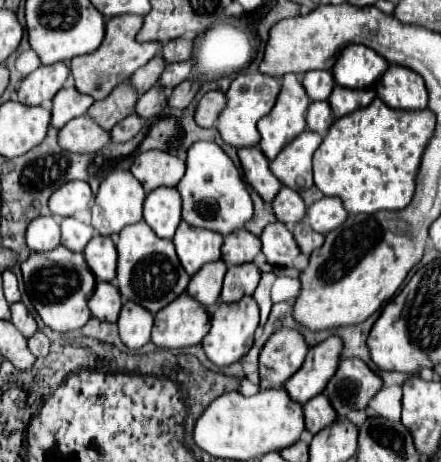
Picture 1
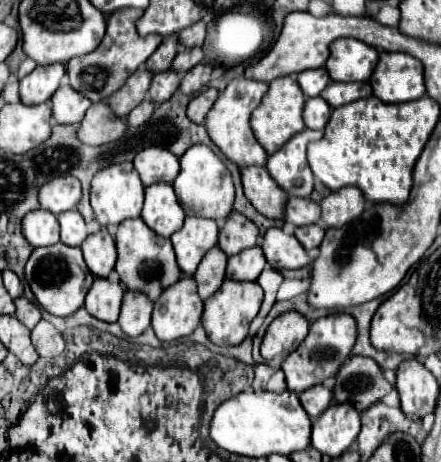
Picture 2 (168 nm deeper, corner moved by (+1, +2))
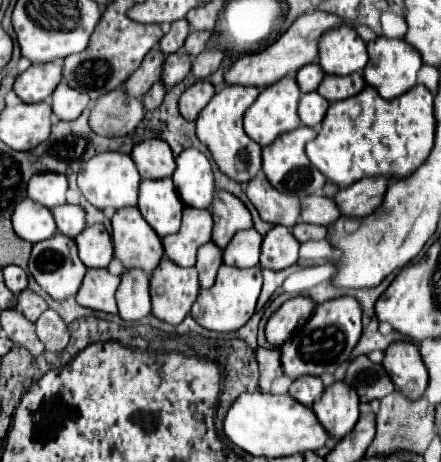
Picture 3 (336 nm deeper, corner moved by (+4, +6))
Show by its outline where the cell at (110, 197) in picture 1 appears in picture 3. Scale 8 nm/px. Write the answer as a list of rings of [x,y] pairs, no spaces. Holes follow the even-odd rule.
[[[105,152],[97,154],[91,160],[87,160],[81,166],[81,172],[77,176],[77,184],[83,192],[83,196],[99,210],[111,206],[111,208],[125,208],[125,206],[137,206],[137,192],[139,192],[139,172],[133,164],[131,156],[121,152]]]

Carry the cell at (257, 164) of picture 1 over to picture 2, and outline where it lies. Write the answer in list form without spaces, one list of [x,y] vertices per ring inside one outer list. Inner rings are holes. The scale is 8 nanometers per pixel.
[[[244,166],[240,168],[240,174],[244,194],[252,202],[252,206],[268,218],[282,218],[288,194],[278,188],[268,170],[264,166]]]

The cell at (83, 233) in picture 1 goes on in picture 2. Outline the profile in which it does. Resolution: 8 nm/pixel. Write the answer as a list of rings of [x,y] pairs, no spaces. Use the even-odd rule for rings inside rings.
[[[68,210],[68,212],[60,214],[58,222],[60,222],[60,242],[62,244],[80,246],[86,240],[86,236],[88,236],[86,222],[78,210]]]

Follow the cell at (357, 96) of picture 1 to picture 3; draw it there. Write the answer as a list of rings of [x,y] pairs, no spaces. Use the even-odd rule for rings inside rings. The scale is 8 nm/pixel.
[[[355,72],[355,74],[349,74],[349,76],[325,74],[317,92],[323,98],[327,98],[329,102],[339,102],[339,100],[345,100],[349,96],[359,94],[363,88],[365,88],[365,80],[363,80],[361,72]]]

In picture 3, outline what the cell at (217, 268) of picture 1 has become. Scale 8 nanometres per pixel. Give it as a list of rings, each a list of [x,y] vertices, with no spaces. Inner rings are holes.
[[[213,242],[203,244],[203,246],[199,248],[195,268],[199,270],[201,288],[213,286],[215,276],[217,276],[217,268],[223,264],[223,258],[221,258],[221,256],[223,256],[223,250],[217,248],[217,244],[213,244]]]

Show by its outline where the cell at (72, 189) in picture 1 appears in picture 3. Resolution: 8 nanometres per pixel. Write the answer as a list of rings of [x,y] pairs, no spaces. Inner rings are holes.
[[[43,172],[31,176],[27,184],[27,196],[47,208],[65,204],[65,192],[67,192],[67,178],[57,172]]]

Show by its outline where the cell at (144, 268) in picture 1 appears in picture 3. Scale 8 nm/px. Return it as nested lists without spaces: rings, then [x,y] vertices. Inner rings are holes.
[[[121,208],[111,218],[115,256],[125,268],[141,268],[151,274],[163,254],[161,238],[145,222],[139,208]]]

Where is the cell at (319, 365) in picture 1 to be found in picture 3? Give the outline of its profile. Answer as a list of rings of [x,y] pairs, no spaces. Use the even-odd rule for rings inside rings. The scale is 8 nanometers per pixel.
[[[341,296],[329,302],[317,304],[307,324],[297,332],[293,332],[293,336],[281,346],[283,372],[293,380],[305,374],[311,374],[311,376],[321,376],[325,372],[333,374],[341,362],[349,360],[351,350],[355,348],[361,336],[361,328],[363,328],[361,304],[357,304],[353,296]]]

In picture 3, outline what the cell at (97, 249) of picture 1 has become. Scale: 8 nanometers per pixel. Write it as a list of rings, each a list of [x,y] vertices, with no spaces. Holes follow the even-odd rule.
[[[103,224],[87,226],[77,238],[79,258],[87,268],[107,268],[113,258],[113,242]]]

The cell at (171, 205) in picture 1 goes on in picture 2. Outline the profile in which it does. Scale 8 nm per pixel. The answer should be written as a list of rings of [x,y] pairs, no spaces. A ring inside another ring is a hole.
[[[152,184],[146,188],[142,218],[156,234],[168,238],[182,228],[184,210],[180,208],[172,184]]]

